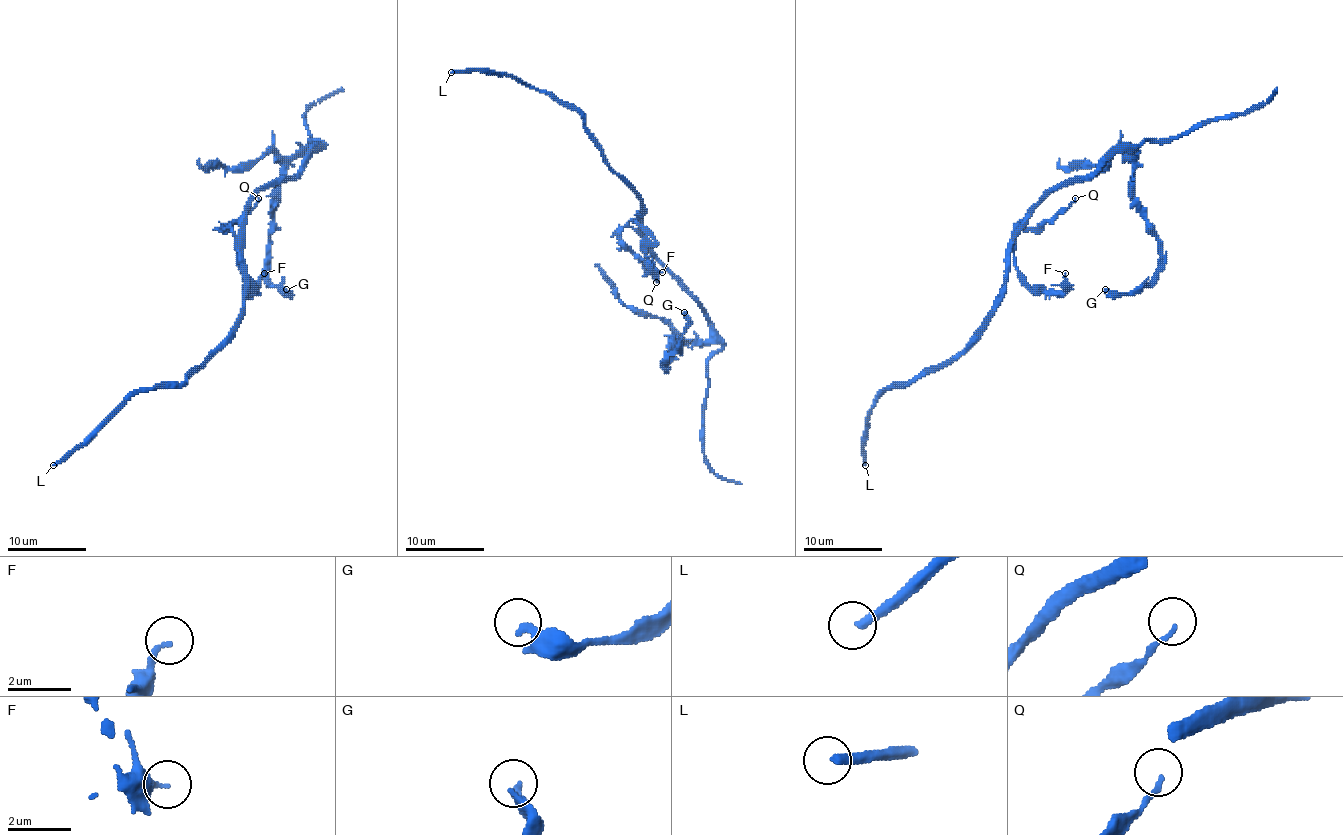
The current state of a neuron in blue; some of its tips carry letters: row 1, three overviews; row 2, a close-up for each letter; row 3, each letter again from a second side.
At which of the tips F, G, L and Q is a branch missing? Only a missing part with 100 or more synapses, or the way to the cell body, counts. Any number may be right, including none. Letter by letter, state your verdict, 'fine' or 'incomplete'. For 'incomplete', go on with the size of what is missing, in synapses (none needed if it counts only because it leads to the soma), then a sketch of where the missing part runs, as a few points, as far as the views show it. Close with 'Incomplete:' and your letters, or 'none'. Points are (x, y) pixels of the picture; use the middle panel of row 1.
F: fine
G: fine
L: fine
Q: fine
Incomplete: none

